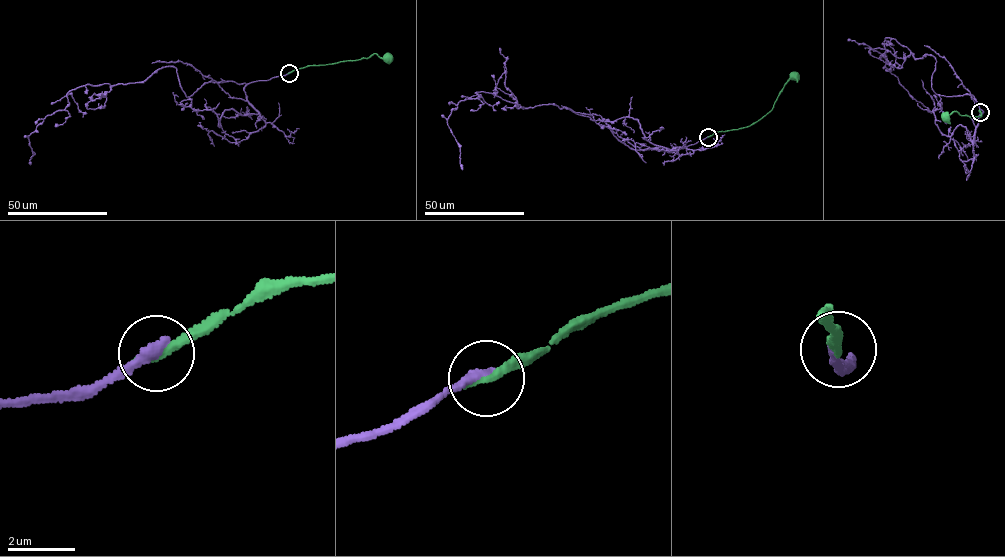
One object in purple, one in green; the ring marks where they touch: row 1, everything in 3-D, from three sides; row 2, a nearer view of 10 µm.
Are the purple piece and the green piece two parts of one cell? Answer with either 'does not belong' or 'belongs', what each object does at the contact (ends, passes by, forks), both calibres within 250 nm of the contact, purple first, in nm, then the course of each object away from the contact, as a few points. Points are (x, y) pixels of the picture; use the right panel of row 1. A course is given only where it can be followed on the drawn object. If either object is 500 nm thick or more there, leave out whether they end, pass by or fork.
does not belong; purple ends there; green ends there; 280 nm thick on the purple side, 300 nm on the other; purple runs (980, 112), (973, 95), (950, 97), (932, 89), (932, 55), (914, 58), (886, 37), (885, 66), (931, 113); green runs (980, 112), (982, 116), (972, 118), (955, 111), (946, 117)

